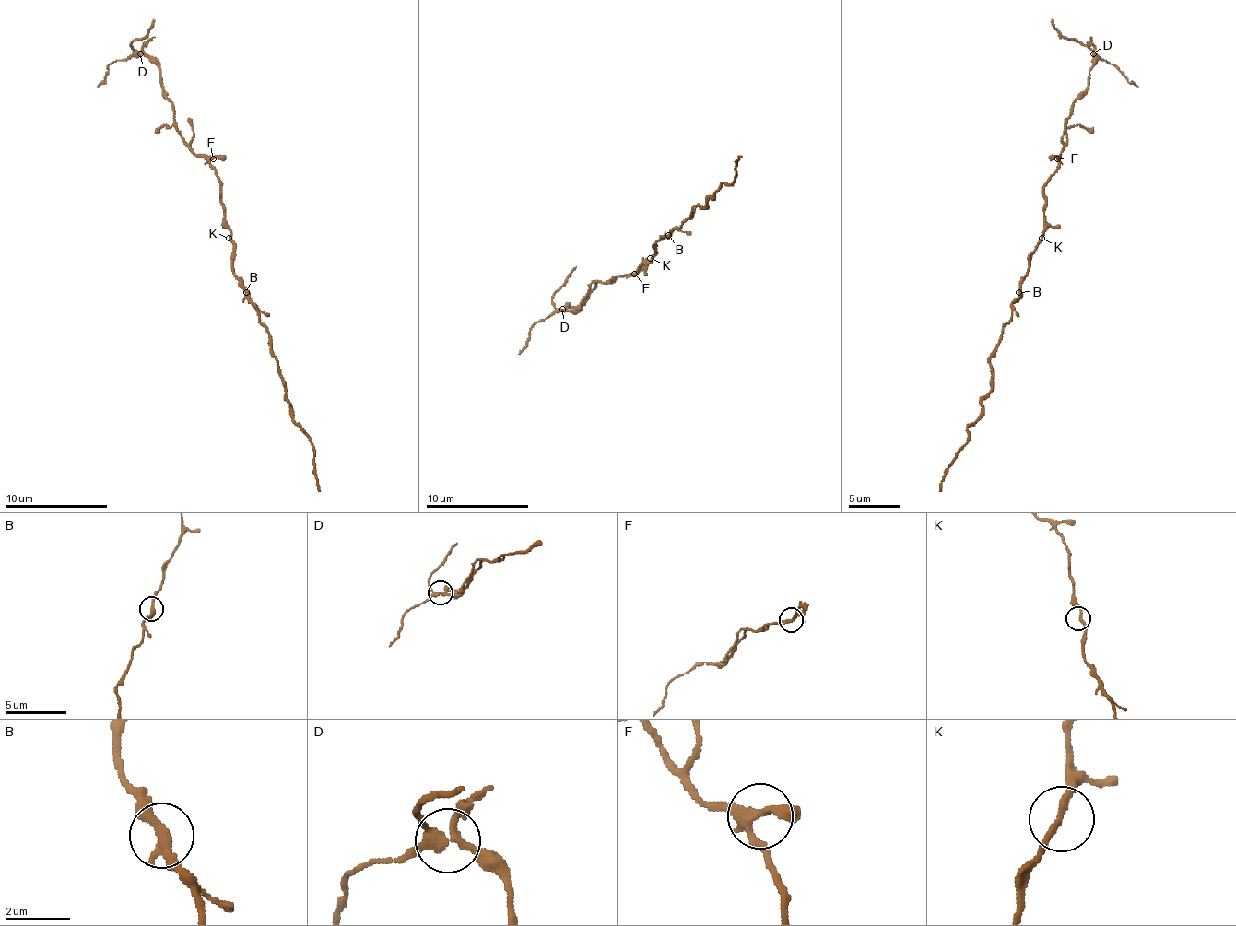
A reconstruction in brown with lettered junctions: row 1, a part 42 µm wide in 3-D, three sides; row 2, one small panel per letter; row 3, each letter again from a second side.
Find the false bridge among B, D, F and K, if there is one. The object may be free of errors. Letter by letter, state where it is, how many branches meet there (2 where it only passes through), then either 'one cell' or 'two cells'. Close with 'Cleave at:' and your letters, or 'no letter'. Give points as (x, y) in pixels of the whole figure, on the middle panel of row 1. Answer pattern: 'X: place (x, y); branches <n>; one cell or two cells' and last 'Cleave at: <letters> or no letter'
B: place (668, 235); branches 2; one cell
D: place (562, 309); branches 4; two cells
F: place (634, 274); branches 3; one cell
K: place (650, 258); branches 2; one cell
Cleave at: D

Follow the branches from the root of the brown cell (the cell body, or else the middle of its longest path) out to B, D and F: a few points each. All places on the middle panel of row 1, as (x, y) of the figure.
B: (653, 255), (655, 245), (668, 235)
D: (653, 255), (650, 261), (642, 261), (634, 274), (617, 276), (606, 284), (598, 281), (578, 310), (562, 310)
F: (653, 255), (650, 261), (642, 261), (640, 268), (634, 274)

